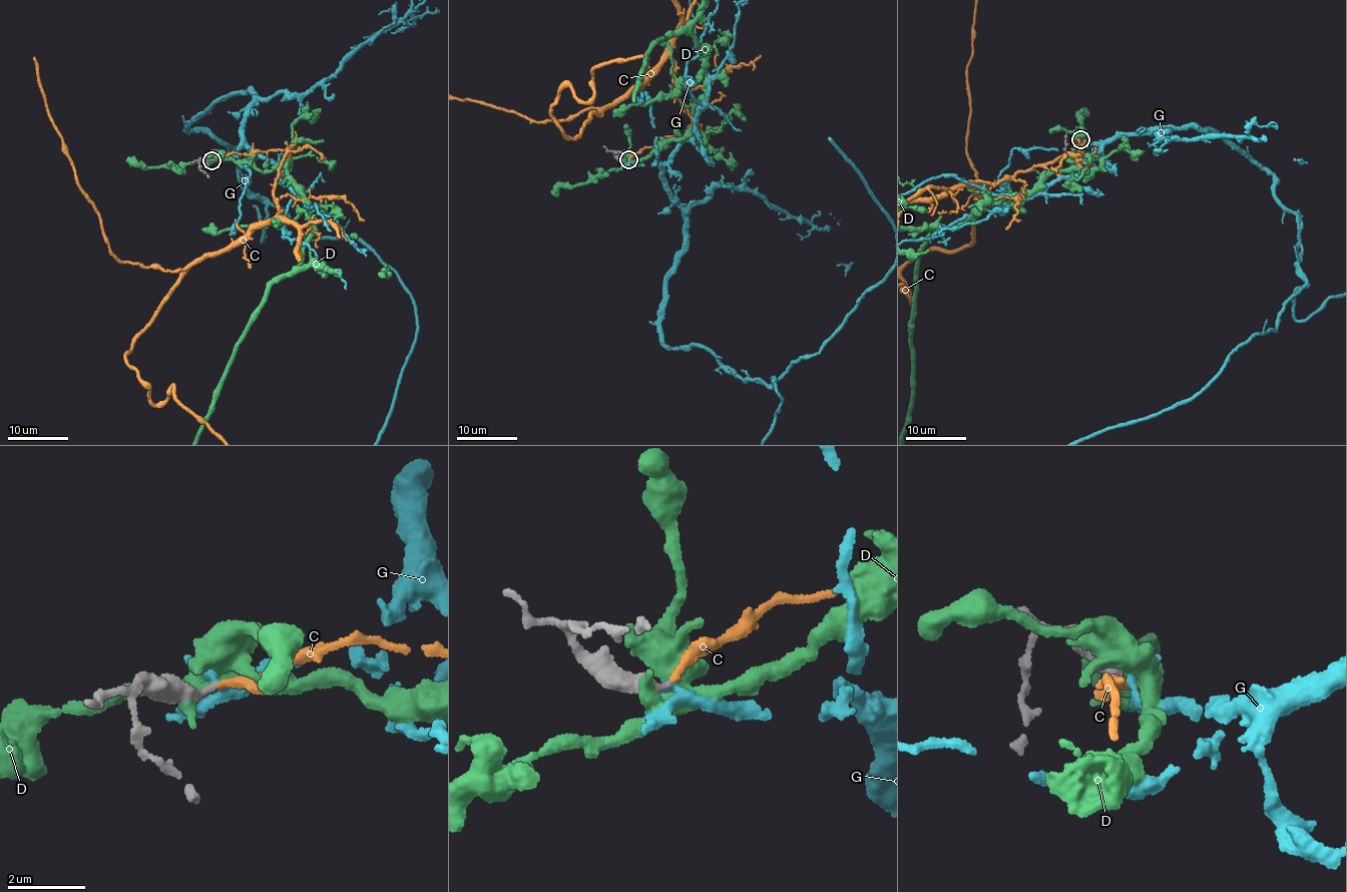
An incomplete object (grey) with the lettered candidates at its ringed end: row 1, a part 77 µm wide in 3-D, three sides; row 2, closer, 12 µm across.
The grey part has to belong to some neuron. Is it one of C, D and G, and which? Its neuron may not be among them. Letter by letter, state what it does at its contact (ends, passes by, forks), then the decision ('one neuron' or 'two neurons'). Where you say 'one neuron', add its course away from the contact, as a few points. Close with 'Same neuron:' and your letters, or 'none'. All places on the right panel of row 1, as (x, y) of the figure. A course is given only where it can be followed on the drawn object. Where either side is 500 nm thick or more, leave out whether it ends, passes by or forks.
C: it ends | one neuron
D: two neurons
G: it passes by | two neurons
Same neuron: C

